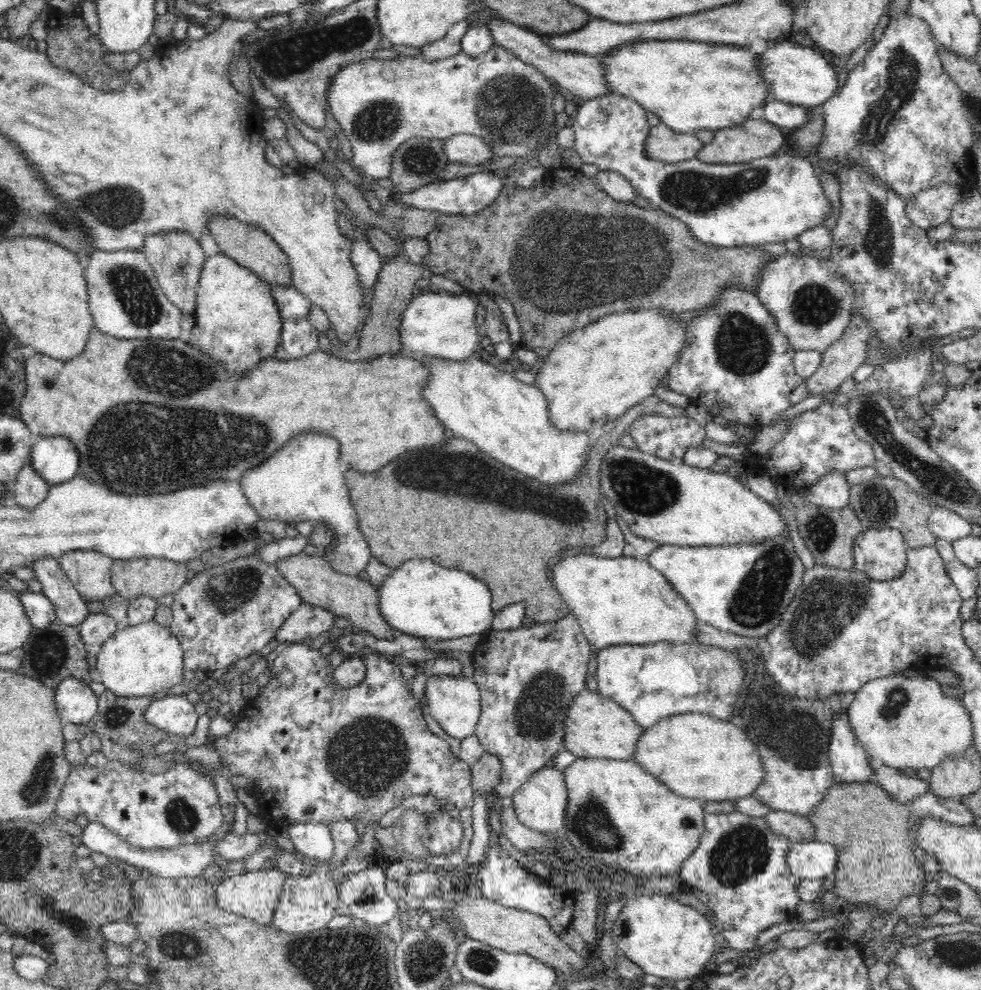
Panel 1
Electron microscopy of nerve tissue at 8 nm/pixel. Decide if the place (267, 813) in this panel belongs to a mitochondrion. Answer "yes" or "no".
no

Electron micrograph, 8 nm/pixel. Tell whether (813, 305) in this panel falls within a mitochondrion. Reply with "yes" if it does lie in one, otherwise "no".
yes

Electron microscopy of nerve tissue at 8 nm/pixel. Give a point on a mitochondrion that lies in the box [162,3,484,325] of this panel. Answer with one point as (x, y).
(278, 57)

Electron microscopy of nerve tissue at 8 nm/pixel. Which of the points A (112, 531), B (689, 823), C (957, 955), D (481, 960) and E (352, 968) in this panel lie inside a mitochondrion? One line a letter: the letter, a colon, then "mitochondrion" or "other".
A: other
B: other
C: mitochondrion
D: mitochondrion
E: mitochondrion

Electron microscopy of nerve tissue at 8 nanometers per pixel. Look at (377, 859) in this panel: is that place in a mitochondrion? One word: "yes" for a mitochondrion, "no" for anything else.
no

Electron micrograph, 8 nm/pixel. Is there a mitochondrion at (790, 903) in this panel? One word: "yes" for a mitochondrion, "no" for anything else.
no

